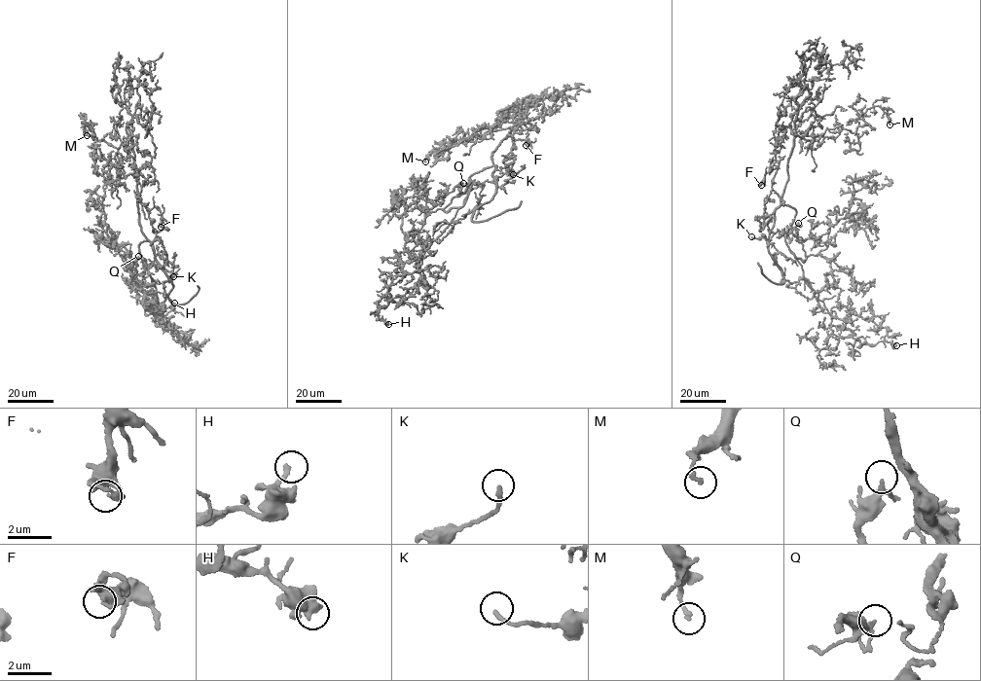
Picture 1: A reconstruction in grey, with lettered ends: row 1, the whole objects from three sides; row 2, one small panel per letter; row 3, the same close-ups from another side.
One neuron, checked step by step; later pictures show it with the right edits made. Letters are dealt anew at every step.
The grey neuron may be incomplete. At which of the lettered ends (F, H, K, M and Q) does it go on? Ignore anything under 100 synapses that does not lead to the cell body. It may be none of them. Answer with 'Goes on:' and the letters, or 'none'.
Goes on: none

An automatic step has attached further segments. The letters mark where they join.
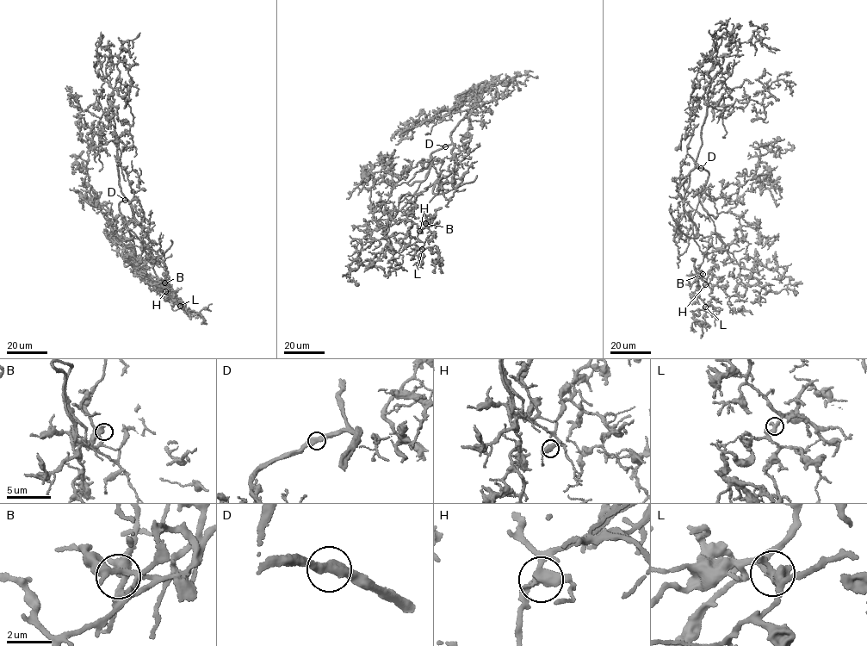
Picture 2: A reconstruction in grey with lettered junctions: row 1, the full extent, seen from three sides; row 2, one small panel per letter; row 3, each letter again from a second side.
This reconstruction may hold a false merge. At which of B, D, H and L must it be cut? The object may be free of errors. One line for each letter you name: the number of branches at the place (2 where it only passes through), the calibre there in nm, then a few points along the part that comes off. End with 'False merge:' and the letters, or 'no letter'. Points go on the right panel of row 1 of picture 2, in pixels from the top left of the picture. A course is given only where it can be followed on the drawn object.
False merge: no letter

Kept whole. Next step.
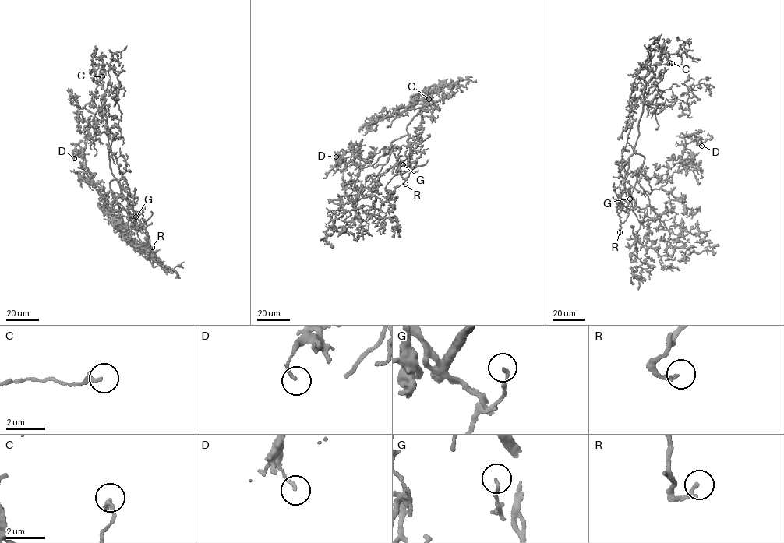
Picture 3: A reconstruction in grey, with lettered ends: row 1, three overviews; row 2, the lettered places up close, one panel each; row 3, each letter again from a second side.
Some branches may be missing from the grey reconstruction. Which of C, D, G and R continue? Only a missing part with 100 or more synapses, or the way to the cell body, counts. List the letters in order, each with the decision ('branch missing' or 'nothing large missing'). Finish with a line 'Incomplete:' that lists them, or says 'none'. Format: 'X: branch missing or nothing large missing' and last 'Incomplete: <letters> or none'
C: nothing large missing
D: nothing large missing
G: nothing large missing
R: branch missing
Incomplete: R

